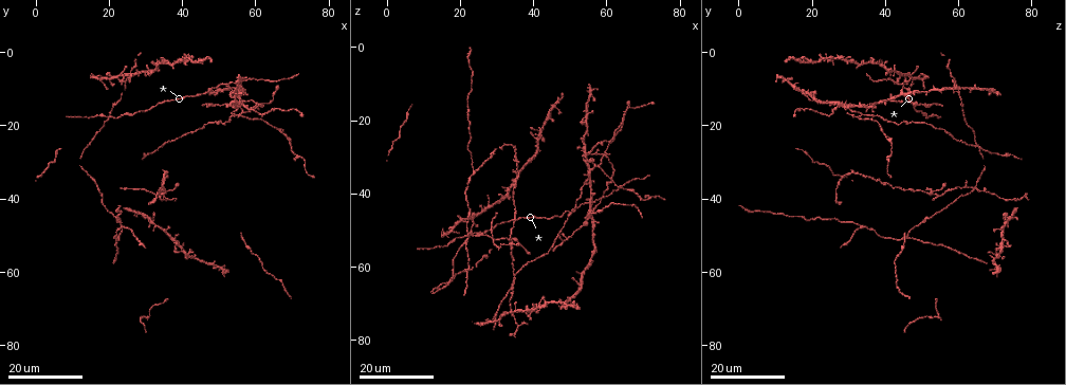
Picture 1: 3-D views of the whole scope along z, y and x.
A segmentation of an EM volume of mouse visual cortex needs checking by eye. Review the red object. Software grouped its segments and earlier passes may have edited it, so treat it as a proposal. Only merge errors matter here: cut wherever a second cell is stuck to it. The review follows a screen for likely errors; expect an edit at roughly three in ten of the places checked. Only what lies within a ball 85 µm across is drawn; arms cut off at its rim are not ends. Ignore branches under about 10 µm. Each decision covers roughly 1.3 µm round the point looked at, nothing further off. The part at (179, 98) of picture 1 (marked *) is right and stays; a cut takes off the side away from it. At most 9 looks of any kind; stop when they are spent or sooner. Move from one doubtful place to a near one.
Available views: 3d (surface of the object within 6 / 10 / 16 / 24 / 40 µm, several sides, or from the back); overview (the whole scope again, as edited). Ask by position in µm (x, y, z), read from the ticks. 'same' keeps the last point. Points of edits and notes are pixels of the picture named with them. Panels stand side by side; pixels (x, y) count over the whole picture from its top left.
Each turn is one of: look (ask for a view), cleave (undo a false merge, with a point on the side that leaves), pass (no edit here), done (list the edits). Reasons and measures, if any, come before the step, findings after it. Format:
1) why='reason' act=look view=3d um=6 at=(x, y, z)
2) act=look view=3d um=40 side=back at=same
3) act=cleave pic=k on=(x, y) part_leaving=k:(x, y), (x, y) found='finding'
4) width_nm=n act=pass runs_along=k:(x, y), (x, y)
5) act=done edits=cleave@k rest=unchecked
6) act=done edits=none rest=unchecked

why='three-way junction' act=look view=3d um=16 at=(34.5, 37.0, 62.0)

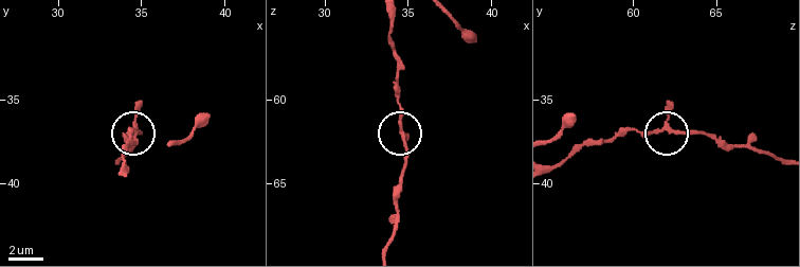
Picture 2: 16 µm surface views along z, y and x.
why='closer look' act=look view=3d um=6 at=(34.5, 36.7, 61.8)

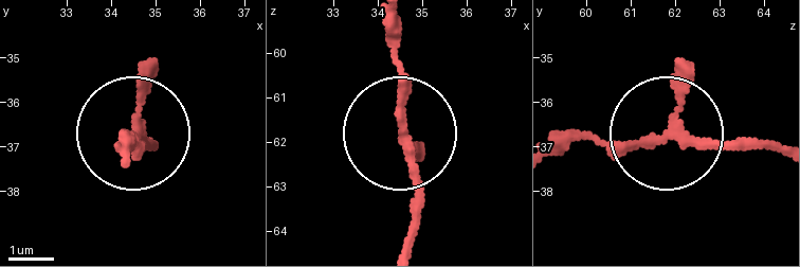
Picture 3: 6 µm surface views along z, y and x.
act=pass found='all the same cell'

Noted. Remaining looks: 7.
why='three-way junction' act=look view=3d um=24 at=(56.5, 17.5, 33.5)

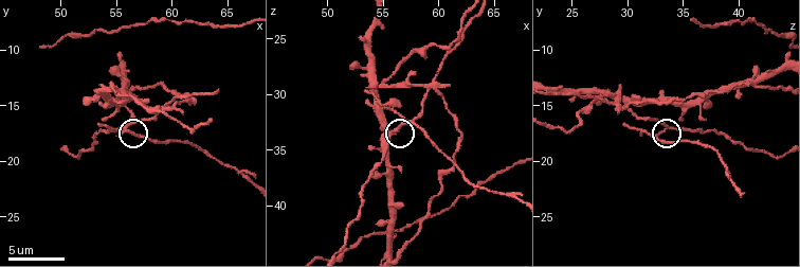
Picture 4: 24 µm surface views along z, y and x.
act=look view=3d um=10 at=(56.2, 17.4, 33.0)

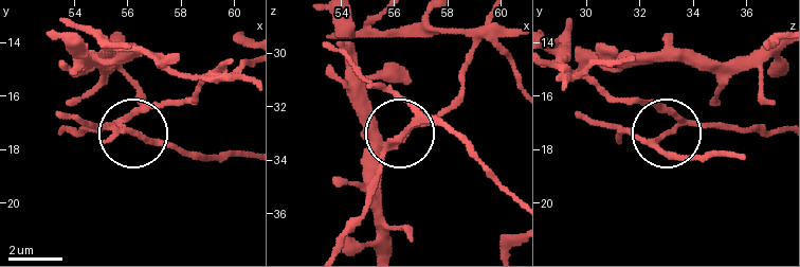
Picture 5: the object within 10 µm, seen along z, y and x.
width_nm=160 act=cleave pic=5 on=(151, 142) part_leaving=5:(125, 125), (200, 157), (246, 157) found='two cells meet here'

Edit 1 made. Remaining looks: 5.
why='sudden change in width' act=look view=3d um=16 at=(49.5, 19.5, 46.0)

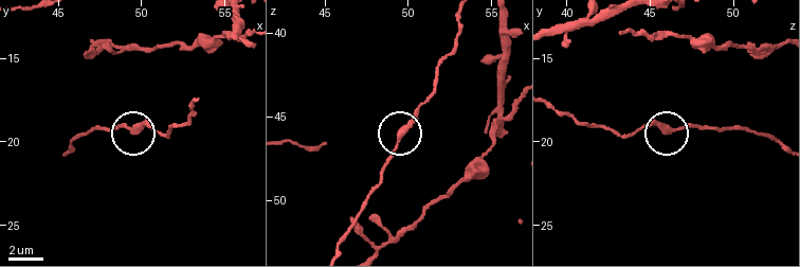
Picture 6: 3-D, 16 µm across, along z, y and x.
act=look view=3d um=6 at=(49.6, 19.4, 46.3)

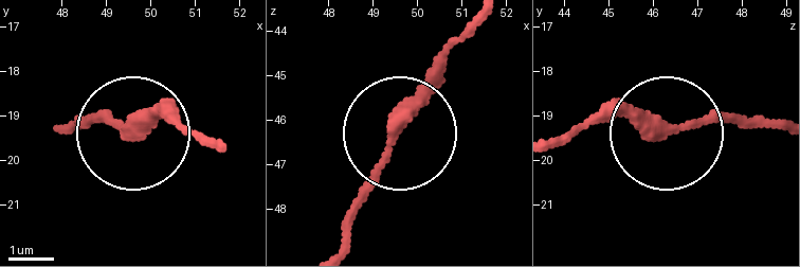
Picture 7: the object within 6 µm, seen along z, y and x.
act=pass runs_along=7:(471, 27), (342, 243) found='one cell here'

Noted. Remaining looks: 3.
why='three-way junction' act=look view=3d um=24 at=(22.0, 50.5, 46.5)

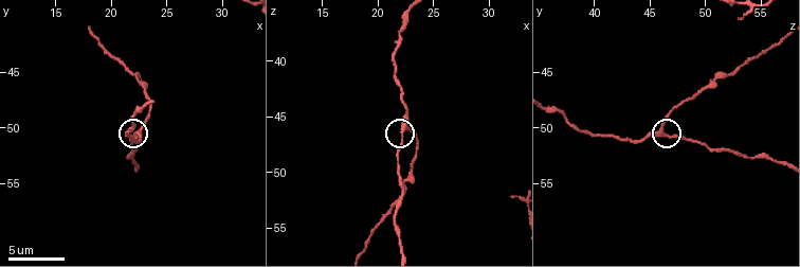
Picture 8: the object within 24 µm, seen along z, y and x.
act=look view=3d um=6 at=(22.2, 50.8, 46.0)

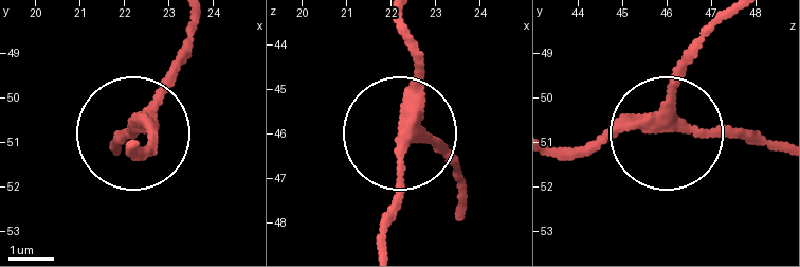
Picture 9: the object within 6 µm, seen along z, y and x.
width_nm=270 act=pass runs_along=9:(459, 188), (425, 142), (406, 139), (403, 199), (380, 245) found='all the same cell'

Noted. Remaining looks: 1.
act=done edits=cleave@5 rest=unchecked

